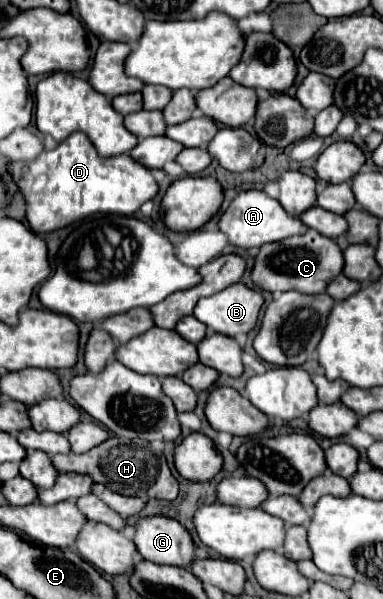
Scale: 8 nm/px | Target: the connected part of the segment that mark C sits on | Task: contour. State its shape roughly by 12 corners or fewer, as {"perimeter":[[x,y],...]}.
{"perimeter":[[317,231],[263,245],[251,279],[317,295],[343,253]]}

